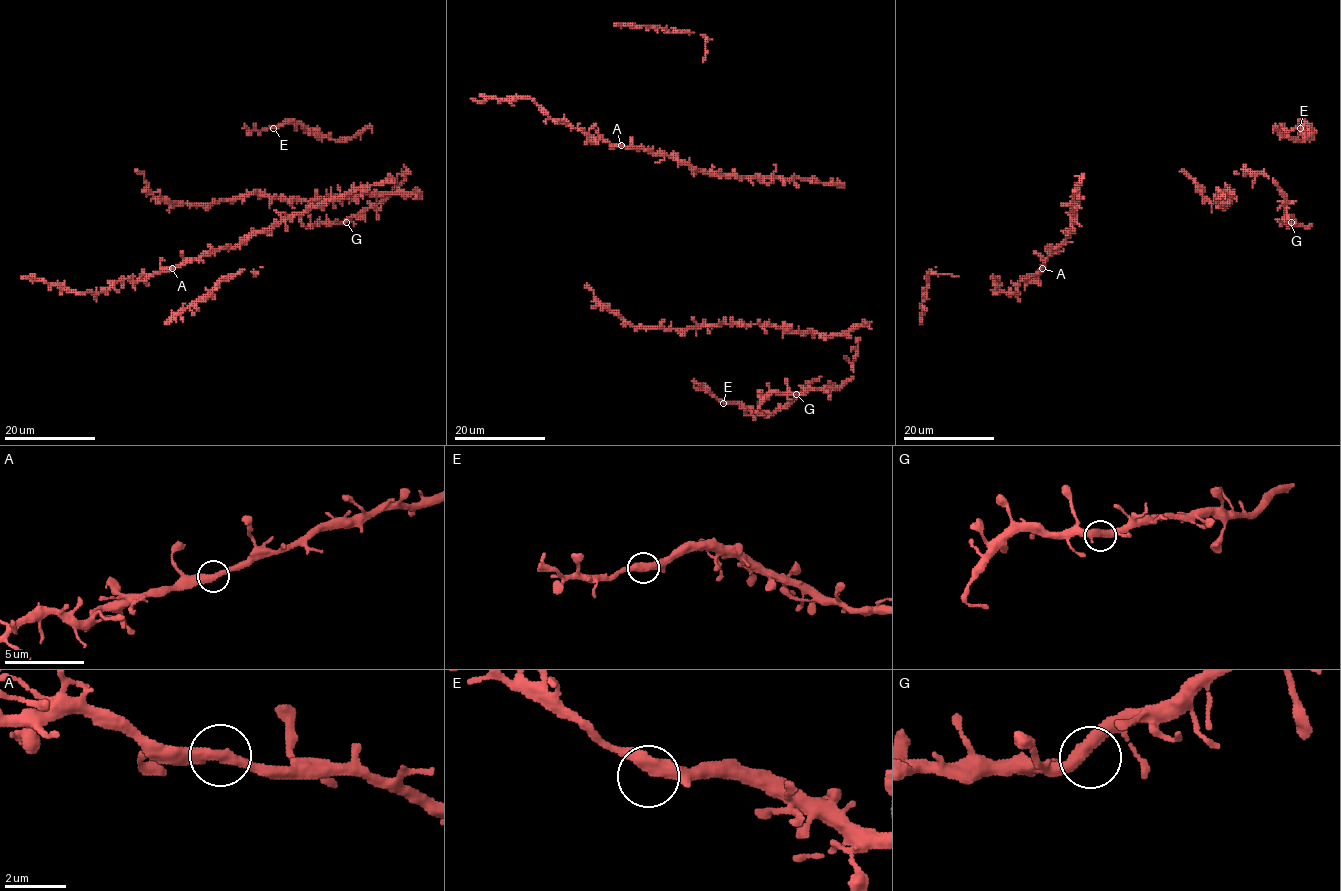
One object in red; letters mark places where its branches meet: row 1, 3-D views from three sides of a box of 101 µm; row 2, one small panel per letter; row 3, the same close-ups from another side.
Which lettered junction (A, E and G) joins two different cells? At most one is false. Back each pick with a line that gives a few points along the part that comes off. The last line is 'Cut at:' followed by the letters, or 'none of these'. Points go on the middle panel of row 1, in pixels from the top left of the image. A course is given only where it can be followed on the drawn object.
Cut at: none of these

